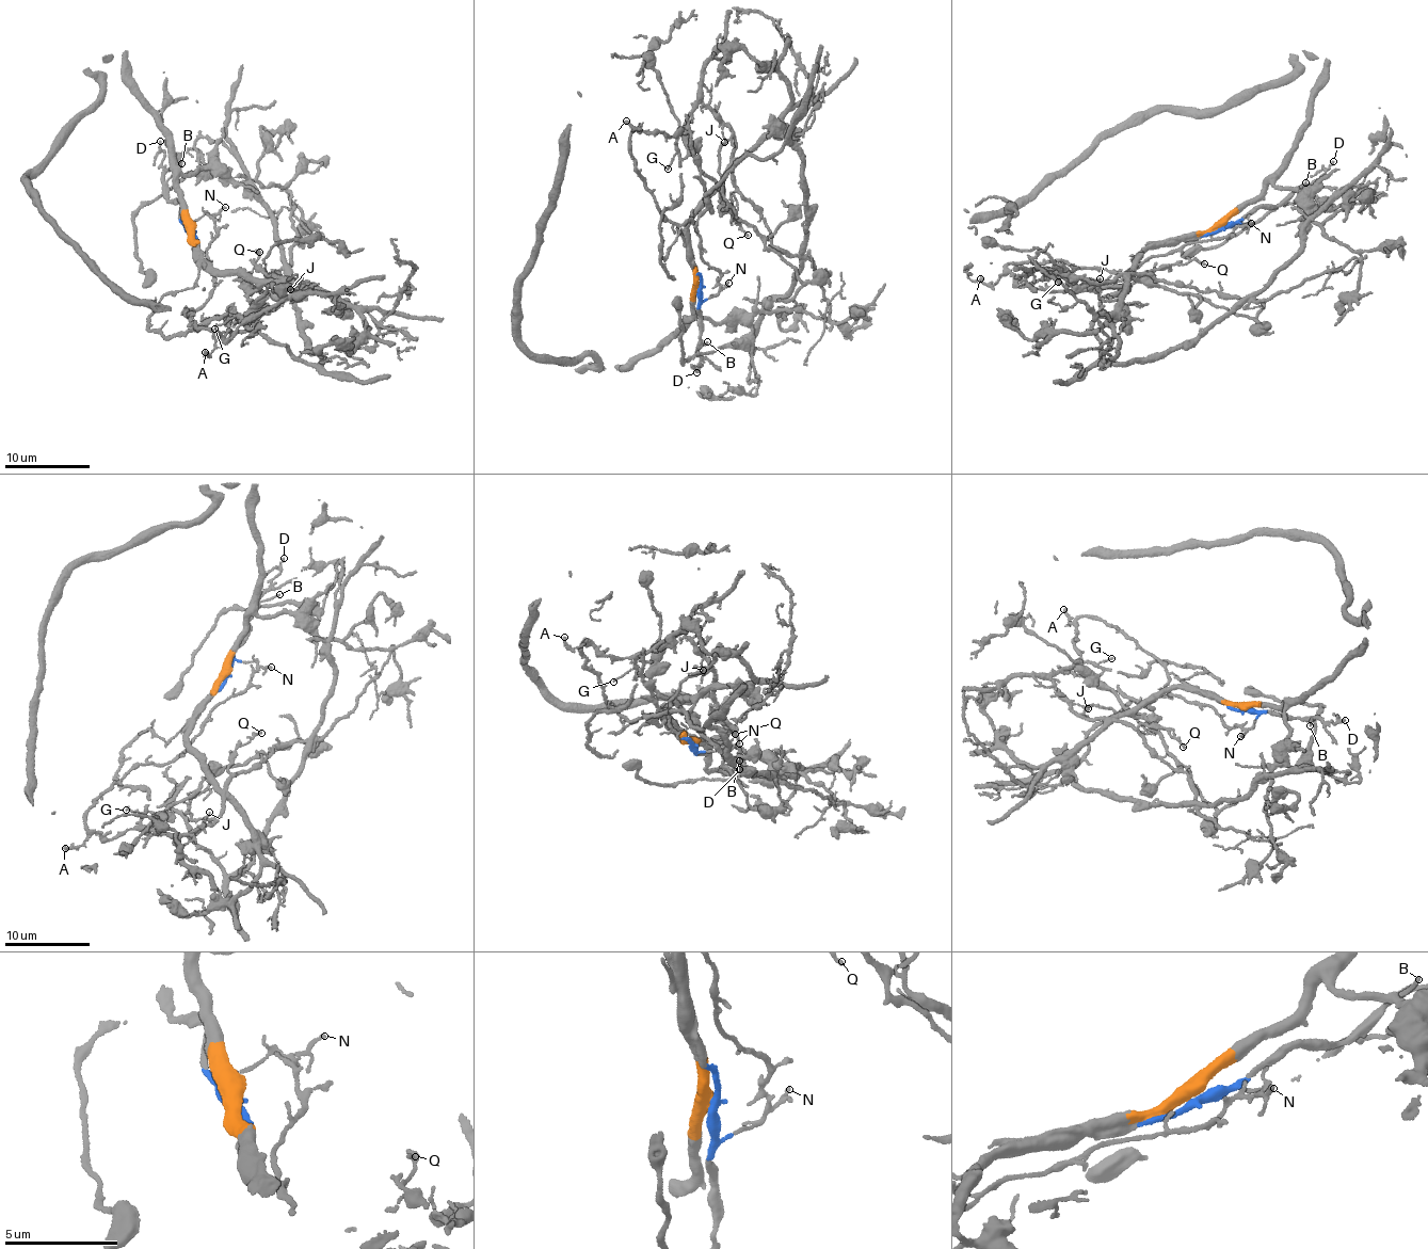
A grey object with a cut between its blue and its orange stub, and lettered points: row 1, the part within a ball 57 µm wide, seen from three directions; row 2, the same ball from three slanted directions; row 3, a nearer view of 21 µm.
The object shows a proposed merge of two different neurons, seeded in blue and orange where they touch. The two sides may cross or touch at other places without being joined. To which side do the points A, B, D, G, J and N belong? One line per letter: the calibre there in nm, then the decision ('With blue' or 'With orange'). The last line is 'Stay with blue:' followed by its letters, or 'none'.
A: Thickness 200 nm. With blue
B: Thickness 100 nm. With blue
D: Thickness 100 nm. With blue
G: Thickness 140 nm. With blue
J: Thickness 140 nm. With blue
N: Thickness 120 nm. With blue
Stay with blue: A, B, D, G, J, N

